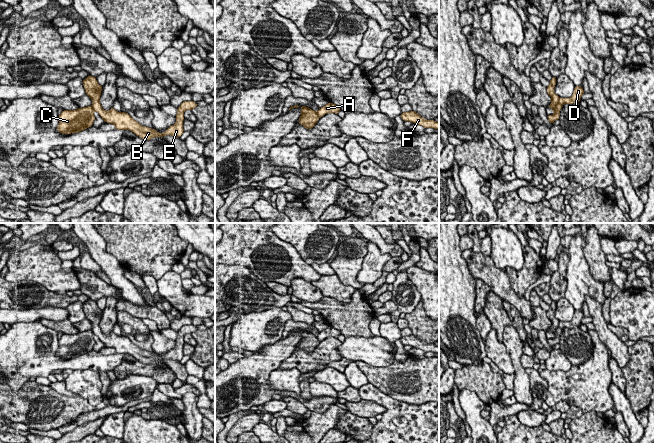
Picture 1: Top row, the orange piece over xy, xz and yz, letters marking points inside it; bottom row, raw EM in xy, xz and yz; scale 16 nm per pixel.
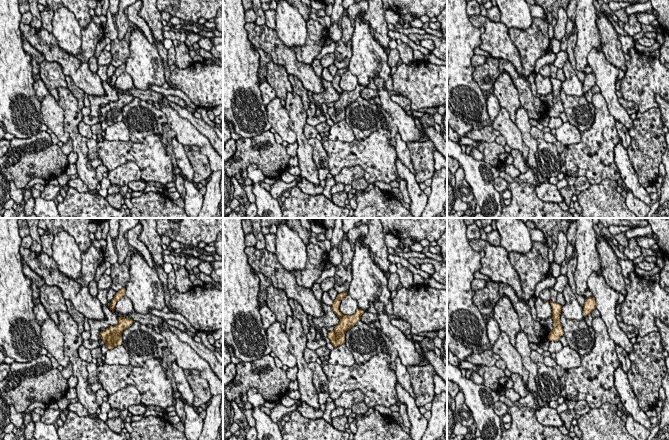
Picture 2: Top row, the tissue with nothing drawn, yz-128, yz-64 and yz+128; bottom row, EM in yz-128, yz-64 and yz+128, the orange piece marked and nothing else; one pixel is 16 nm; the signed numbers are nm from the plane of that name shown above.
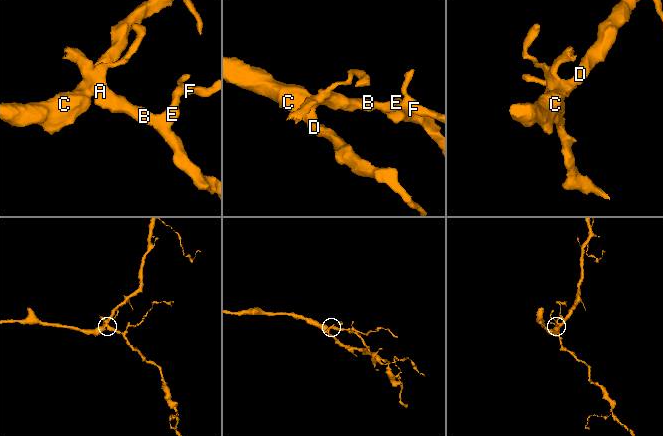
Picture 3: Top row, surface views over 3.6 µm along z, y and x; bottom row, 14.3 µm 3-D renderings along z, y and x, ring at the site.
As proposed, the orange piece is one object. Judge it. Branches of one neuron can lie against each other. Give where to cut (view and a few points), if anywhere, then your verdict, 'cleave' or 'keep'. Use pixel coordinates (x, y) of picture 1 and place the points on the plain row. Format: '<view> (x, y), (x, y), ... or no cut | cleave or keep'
yz (559, 322), (553, 334) | cleave

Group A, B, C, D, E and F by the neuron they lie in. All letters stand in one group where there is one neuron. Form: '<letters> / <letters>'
A B E F / C D

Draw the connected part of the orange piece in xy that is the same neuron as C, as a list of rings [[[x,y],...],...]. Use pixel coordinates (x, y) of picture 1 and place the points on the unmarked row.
[[[87,330],[76,334],[63,334],[58,340],[57,355],[62,358],[78,357],[93,350],[95,340],[93,331]]]

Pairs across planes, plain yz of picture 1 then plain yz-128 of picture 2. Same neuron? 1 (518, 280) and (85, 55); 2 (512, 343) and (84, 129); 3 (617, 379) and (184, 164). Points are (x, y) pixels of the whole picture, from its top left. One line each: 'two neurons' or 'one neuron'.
1: one neuron
2: two neurons
3: one neuron

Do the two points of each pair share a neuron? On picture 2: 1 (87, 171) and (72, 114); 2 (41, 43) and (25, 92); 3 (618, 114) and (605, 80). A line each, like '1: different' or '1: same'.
1: same
2: different
3: same

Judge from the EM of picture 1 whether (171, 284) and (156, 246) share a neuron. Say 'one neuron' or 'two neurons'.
two neurons

